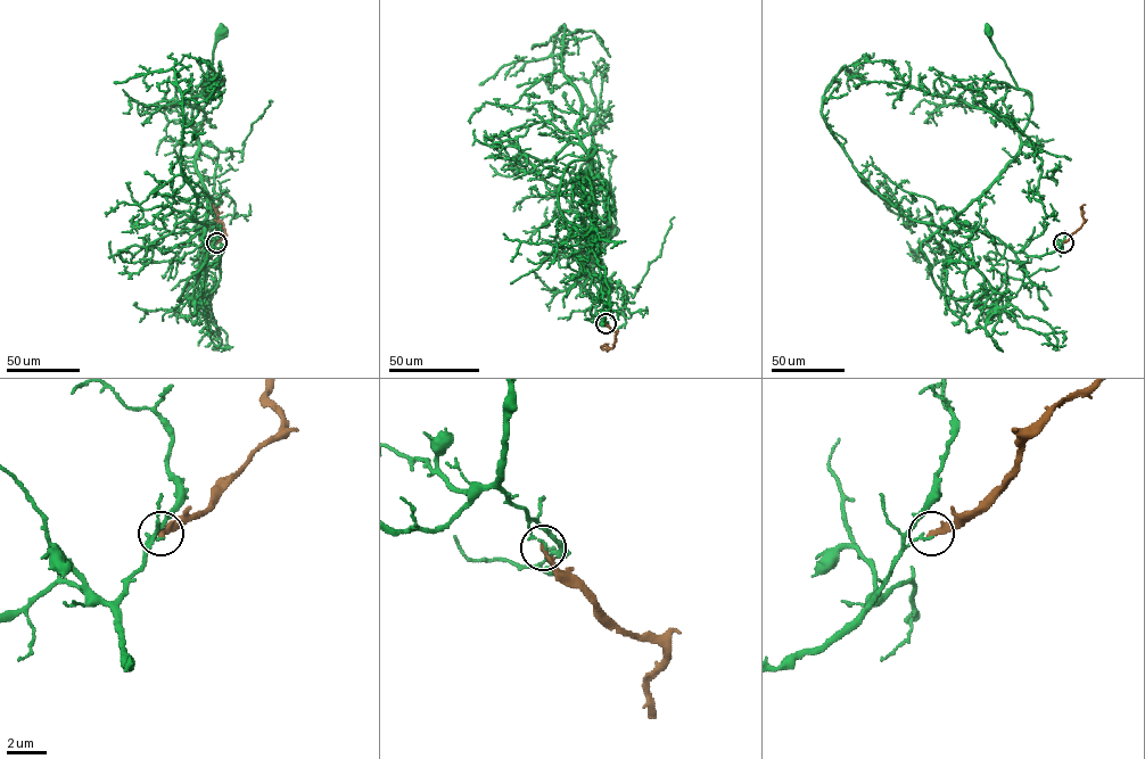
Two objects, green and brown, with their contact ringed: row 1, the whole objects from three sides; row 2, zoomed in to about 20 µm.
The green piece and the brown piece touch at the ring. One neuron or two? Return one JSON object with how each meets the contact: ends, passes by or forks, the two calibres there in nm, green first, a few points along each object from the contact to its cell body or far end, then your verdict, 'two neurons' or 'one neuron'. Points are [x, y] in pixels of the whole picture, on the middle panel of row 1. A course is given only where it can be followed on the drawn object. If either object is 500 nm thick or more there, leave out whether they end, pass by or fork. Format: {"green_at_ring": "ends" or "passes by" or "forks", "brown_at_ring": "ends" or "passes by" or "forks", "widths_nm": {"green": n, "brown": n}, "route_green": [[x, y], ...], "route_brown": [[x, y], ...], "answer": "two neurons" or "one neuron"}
{"green_at_ring": "ends", "brown_at_ring": "ends", "widths_nm": {"green": 110, "brown": 280}, "route_green": [[606, 323], [584, 262], [584, 213], [594, 189], [576, 283], [614, 230]], "route_brown": [[606, 323], [616, 332], [614, 346], [602, 346], [602, 349]], "answer": "two neurons"}

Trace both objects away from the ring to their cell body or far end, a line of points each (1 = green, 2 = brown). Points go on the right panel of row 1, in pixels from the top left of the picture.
1: (1063, 242), (1052, 252), (1029, 256), (955, 220), (1014, 158), (1031, 112), (1031, 95), (1018, 87), (988, 31)
2: (1064, 242), (1084, 222), (1081, 211), (1085, 205)

